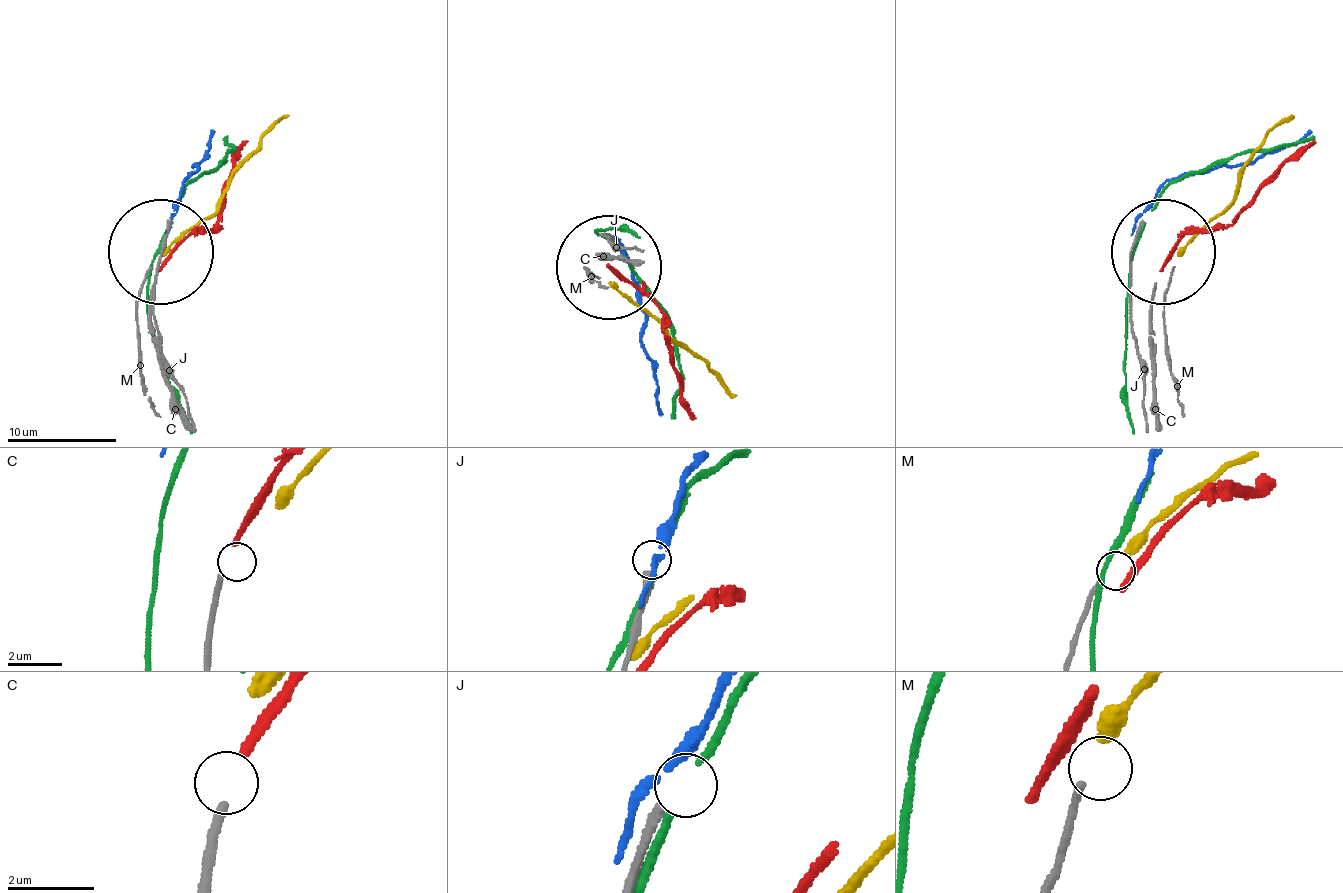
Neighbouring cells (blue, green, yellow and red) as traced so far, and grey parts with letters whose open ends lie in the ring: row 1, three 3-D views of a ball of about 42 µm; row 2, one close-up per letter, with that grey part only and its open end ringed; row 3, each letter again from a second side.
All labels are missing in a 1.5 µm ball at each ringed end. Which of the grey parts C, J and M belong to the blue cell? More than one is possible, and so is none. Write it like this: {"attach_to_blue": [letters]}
{"attach_to_blue": []}

